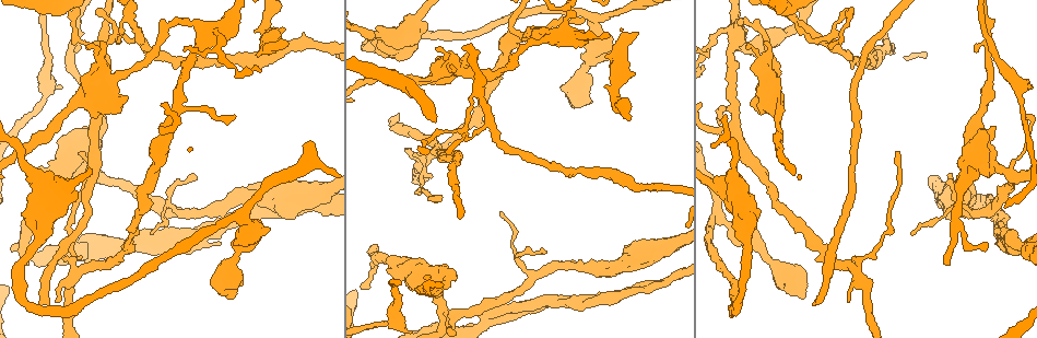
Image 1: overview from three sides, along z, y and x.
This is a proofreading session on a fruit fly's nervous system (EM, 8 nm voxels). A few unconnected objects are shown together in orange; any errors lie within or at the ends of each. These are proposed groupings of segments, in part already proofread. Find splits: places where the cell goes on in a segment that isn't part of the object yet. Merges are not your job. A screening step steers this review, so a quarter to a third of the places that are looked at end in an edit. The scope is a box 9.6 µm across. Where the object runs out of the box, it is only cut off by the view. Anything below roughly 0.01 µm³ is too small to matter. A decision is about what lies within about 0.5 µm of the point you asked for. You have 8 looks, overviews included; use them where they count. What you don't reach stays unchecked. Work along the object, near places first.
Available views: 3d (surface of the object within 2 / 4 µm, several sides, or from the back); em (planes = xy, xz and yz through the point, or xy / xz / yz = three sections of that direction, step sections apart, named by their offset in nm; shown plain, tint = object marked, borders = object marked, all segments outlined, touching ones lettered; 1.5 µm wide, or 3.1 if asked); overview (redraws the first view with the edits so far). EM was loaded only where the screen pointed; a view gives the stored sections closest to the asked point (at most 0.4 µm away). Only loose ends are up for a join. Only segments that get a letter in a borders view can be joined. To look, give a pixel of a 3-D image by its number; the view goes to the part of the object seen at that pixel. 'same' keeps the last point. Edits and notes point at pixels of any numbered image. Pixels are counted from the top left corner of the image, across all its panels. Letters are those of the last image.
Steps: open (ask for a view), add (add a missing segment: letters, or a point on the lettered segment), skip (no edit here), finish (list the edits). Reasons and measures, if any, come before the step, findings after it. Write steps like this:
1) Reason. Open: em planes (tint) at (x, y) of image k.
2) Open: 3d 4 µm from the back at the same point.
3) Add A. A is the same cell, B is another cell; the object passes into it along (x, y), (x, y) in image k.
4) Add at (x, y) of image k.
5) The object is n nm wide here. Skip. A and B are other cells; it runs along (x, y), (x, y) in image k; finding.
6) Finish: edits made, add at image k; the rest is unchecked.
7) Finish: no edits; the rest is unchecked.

Free end. Open: em xy step 4 (tint) at (396, 115) of image 1.

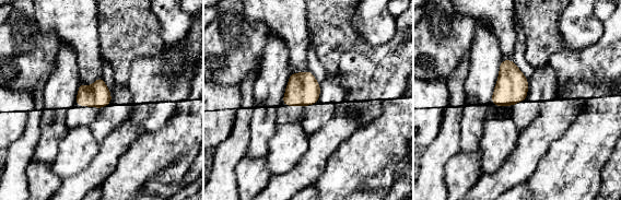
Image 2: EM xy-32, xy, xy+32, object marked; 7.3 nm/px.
Cut it another way. Open: em planes (borders) at the same point.

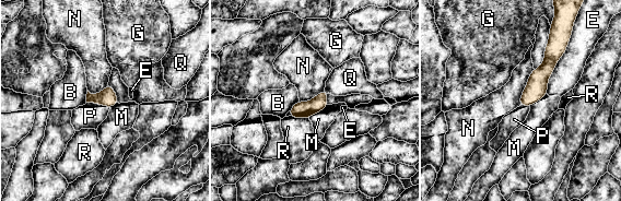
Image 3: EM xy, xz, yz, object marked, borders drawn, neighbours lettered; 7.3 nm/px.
The longest contact is with E, 420 nm. Add P. P is the same cell, B, E, G, M, N, Q and R are other cells; the cell continues.

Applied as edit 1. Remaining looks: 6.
See it whole again. Open: overview.

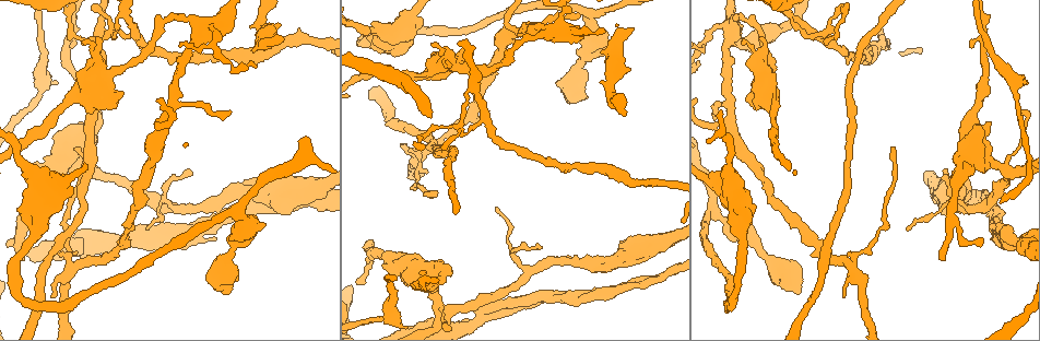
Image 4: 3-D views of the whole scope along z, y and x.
An open end. Open: em planes (borders) at (938, 258) of image 4.

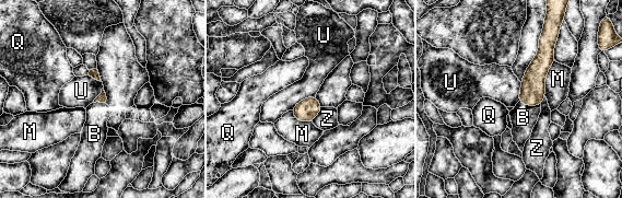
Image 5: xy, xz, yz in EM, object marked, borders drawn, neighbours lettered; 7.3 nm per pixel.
Add B. B is the same cell, M, Q, U and Z are other cells; the object passes into it along (532, 90), (529, 105), (523, 117) in image 5; the cell continues.

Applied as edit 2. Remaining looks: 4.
See it whole again. Open: overview.

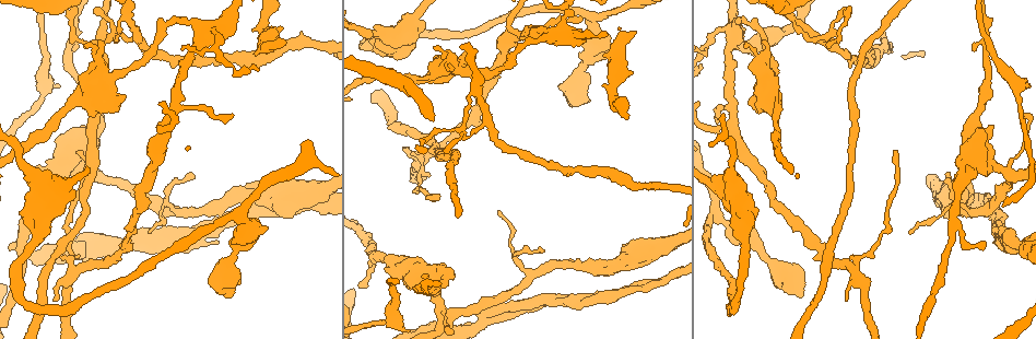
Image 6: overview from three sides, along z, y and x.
Free end. Open: 3d 4 µm at (283, 40) of image 6.

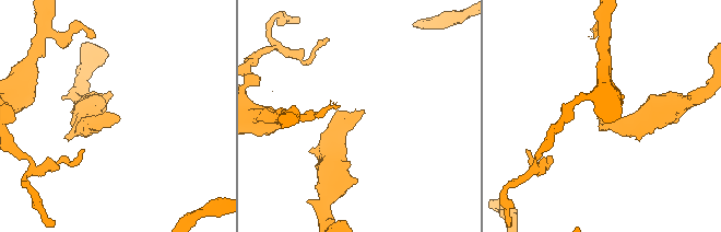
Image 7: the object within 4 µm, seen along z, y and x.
Shape alone is not enough. Open: em planes (borders) at (116, 117) of image 7.

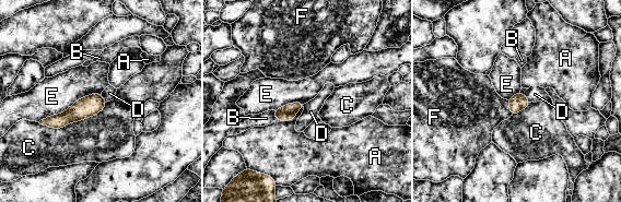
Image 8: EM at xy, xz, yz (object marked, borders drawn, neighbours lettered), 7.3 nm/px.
Add F. F is the same cell, A, B, C, D and E are other cells; the object passes into it along (518, 102), (510, 108), (476, 108) in image 8; the cell continues.

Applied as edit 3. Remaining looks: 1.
Finish: edits made, add at image 3, add at image 5, add at image 8; the rest is unchecked.

